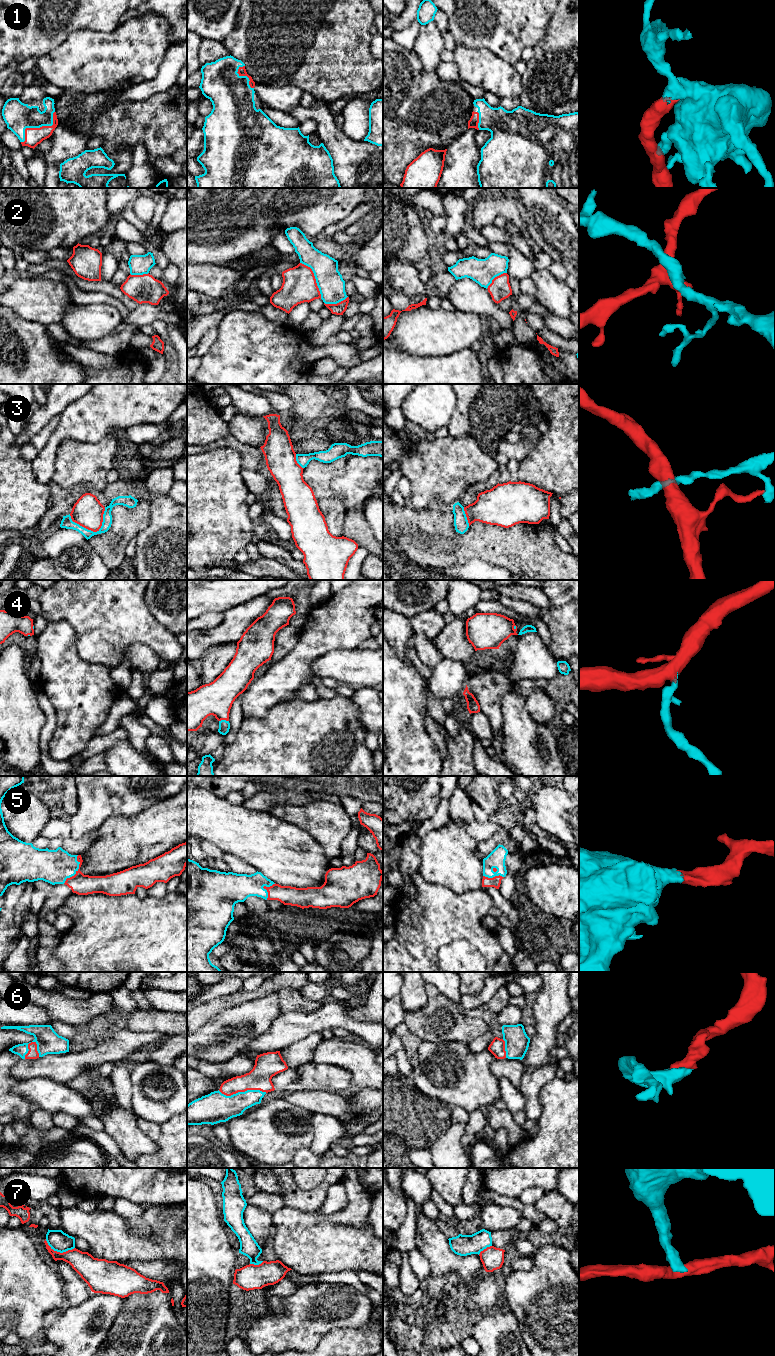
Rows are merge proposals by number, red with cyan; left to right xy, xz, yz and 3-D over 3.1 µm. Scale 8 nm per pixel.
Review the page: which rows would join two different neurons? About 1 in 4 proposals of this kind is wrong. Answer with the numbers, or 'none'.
2, 3, 7

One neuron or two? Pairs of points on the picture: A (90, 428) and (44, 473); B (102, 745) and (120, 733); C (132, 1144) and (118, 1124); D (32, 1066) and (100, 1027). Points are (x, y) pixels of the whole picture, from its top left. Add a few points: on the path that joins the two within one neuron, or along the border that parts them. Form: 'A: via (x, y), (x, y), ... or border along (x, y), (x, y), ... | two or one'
A: via (74, 428), (69, 428), (53, 444), (47, 457) | one
B: via (106, 741), (116, 736) | one
C: via (130, 1139), (123, 1129) | one
D: border along (114, 1028), (107, 1036), (97, 1040) | two

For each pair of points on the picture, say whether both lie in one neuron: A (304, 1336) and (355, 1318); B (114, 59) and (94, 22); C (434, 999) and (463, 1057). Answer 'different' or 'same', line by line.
A: same
B: different
C: different

